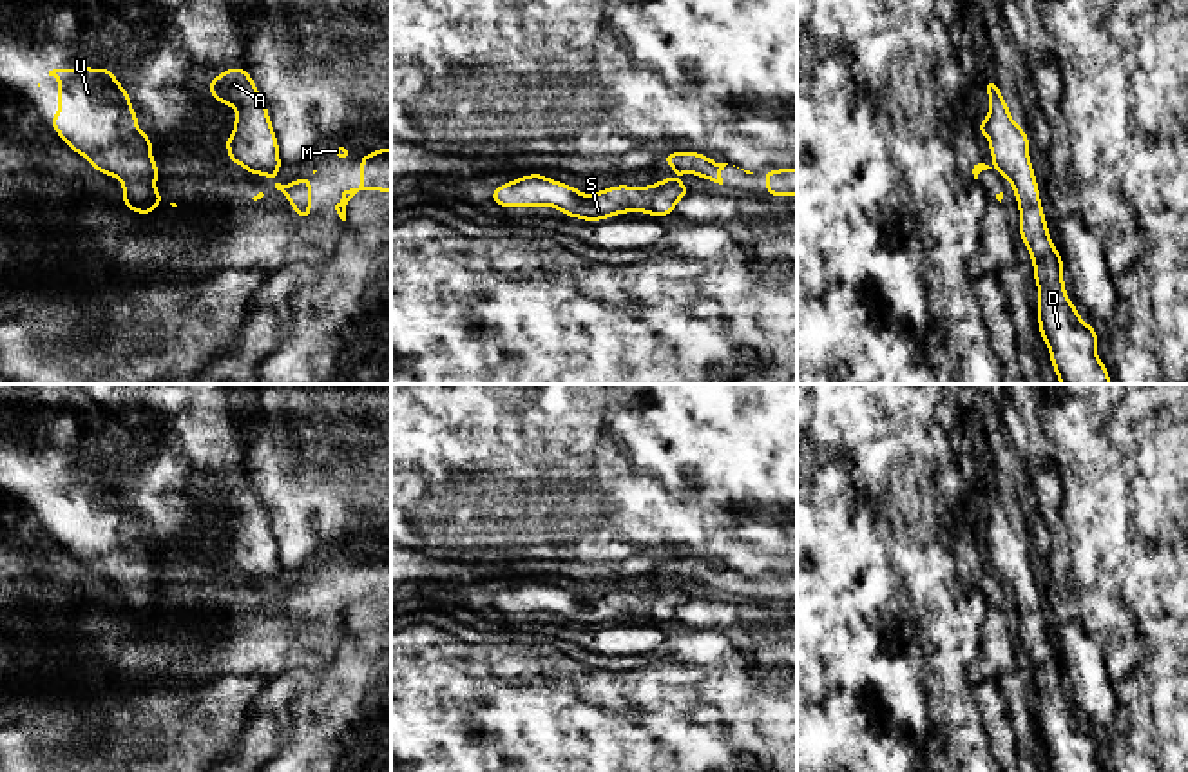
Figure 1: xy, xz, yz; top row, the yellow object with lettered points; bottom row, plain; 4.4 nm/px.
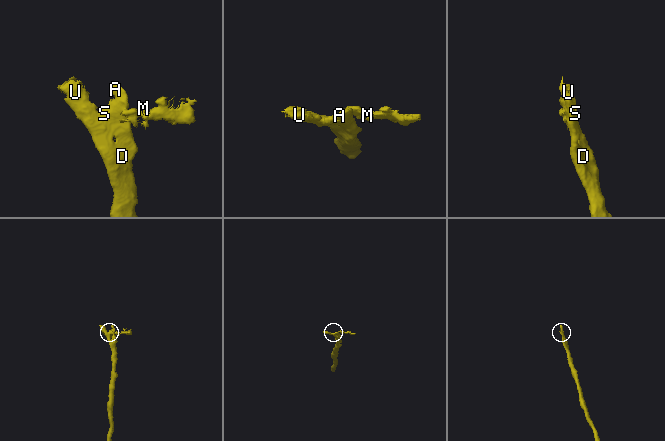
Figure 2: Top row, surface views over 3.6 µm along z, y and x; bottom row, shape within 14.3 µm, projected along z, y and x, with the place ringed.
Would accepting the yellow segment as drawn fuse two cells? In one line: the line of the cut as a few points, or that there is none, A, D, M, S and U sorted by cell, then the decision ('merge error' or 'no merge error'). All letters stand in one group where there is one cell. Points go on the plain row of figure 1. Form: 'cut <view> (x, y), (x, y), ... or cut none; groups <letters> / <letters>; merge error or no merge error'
cut xz (669, 584), (663, 588); groups A D S U / M; merge error

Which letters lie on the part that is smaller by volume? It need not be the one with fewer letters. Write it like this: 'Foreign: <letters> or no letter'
Foreign: M

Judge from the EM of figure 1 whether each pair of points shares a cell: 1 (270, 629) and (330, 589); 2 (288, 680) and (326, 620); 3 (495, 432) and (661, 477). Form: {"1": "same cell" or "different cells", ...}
{"1": "same cell", "2": "different cells", "3": "same cell"}

